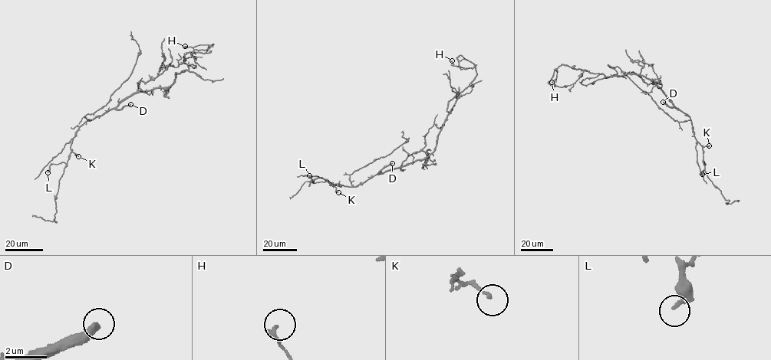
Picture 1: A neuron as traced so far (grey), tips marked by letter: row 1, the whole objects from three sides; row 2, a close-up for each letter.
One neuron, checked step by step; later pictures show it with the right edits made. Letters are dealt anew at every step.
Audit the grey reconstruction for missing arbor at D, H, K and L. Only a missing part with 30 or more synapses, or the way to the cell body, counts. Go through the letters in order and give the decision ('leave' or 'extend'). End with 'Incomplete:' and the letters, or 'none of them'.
D: extend
H: leave
K: leave
L: leave
Incomplete: D

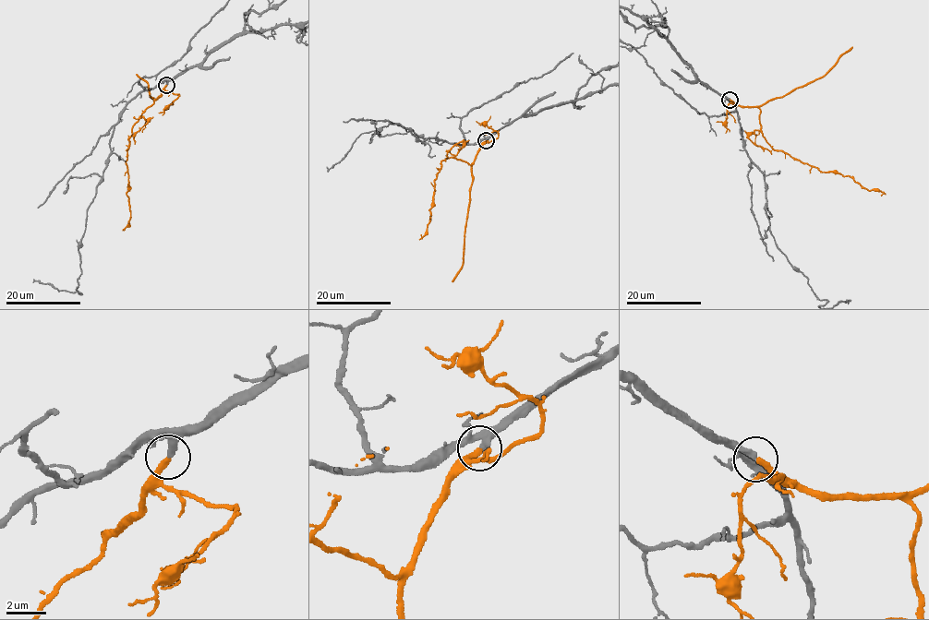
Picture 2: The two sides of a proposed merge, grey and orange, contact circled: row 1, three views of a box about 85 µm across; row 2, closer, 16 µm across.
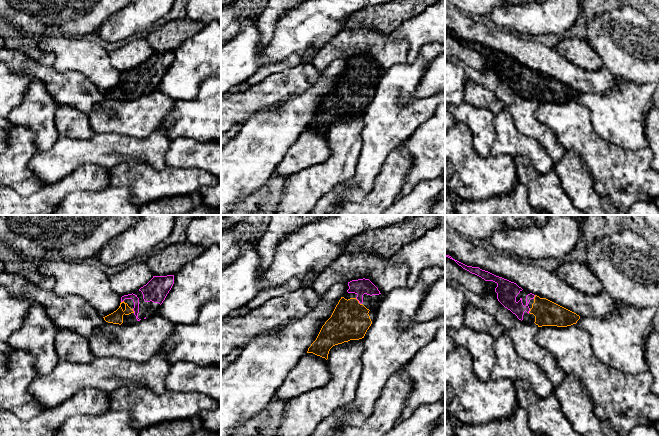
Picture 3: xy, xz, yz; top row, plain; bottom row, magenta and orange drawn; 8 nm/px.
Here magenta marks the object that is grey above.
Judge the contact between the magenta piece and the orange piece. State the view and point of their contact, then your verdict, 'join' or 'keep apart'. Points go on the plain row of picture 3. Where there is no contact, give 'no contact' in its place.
meets magenta in xz at (358, 76); join

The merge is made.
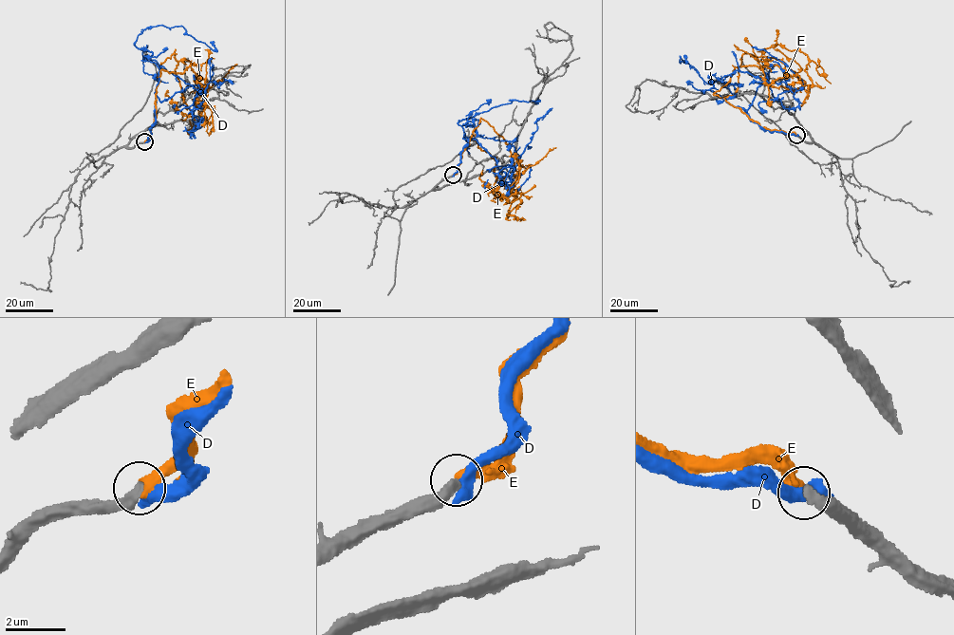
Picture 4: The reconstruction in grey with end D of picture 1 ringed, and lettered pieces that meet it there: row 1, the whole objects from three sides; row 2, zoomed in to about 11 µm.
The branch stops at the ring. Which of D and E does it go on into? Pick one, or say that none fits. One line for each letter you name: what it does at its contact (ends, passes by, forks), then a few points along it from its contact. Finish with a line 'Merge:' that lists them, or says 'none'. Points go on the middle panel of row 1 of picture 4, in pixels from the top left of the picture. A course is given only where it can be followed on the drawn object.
E: It ends there. Its course: (453, 175), (480, 119), (510, 145), (517, 178), (508, 188), (518, 182), (518, 161), (520, 167), (525, 165)
Merge: E

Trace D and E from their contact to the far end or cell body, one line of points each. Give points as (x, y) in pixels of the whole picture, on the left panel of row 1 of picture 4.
D: (144, 141), (159, 68), (135, 46), (139, 34), (182, 26), (214, 49), (210, 41)
E: (144, 141), (156, 117), (160, 70), (179, 73), (190, 66), (202, 87), (196, 100), (206, 106), (205, 49)

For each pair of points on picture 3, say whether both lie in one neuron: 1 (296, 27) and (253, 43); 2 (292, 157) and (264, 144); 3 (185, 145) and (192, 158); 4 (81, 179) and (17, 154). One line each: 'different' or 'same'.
1: same
2: different
3: same
4: different

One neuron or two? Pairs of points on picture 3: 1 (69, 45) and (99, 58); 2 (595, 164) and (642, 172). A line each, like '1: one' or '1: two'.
1: one
2: one

